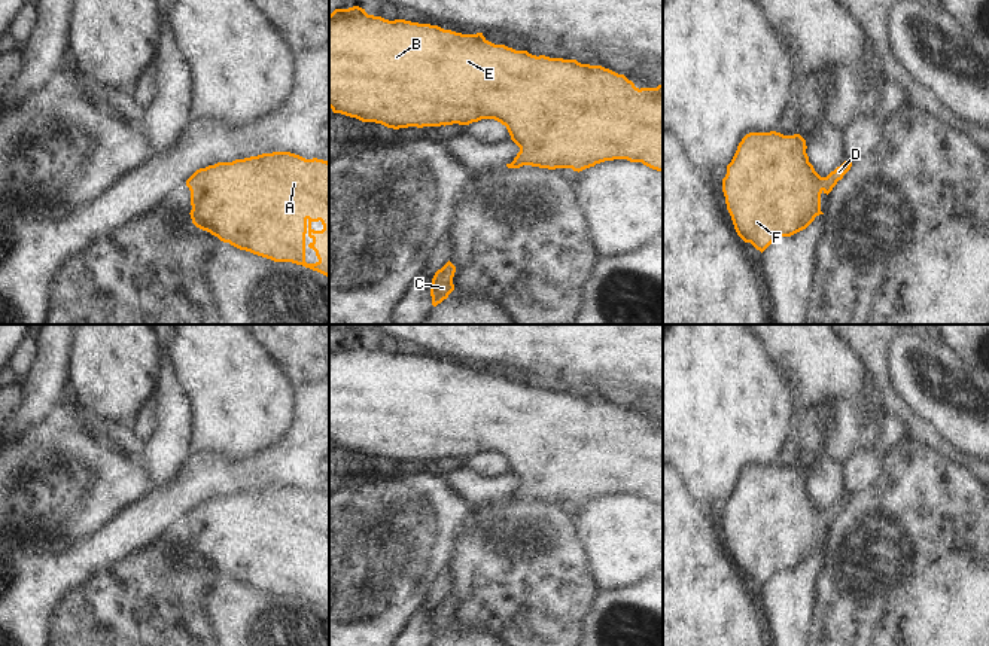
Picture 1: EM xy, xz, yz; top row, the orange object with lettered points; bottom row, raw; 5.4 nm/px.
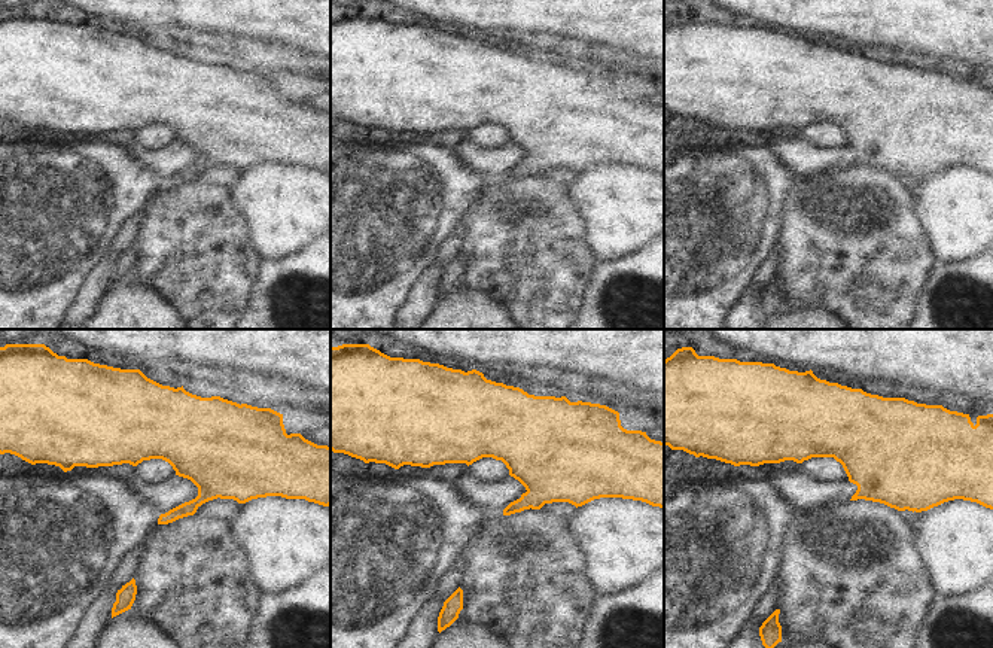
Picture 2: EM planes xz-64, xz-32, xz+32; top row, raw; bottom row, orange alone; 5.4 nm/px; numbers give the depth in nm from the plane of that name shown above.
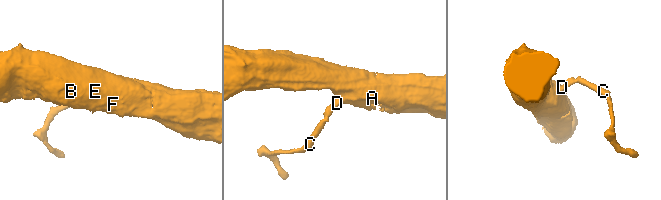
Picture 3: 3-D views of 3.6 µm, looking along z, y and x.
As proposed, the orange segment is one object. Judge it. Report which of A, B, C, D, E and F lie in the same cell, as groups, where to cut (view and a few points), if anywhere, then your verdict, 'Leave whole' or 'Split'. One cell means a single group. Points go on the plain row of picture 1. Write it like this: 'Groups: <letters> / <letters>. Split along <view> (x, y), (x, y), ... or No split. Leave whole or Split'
Groups: A B C D E F. No split. Leave whole

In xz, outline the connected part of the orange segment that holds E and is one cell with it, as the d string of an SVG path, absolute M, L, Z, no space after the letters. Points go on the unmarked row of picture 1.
M353 339L329 348L329 441L334 447L387 461L469 458L494 452L506 460L520 485L508 502L572 502L582 505L614 493L642 496L663 505L663 418L636 421L624 408L576 393L532 388L489 375L483 366L462 368L438 359L389 354Z

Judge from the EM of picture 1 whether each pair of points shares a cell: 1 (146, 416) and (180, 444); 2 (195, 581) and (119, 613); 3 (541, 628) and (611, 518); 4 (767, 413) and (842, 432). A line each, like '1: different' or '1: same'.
1: different
2: same
3: different
4: different

